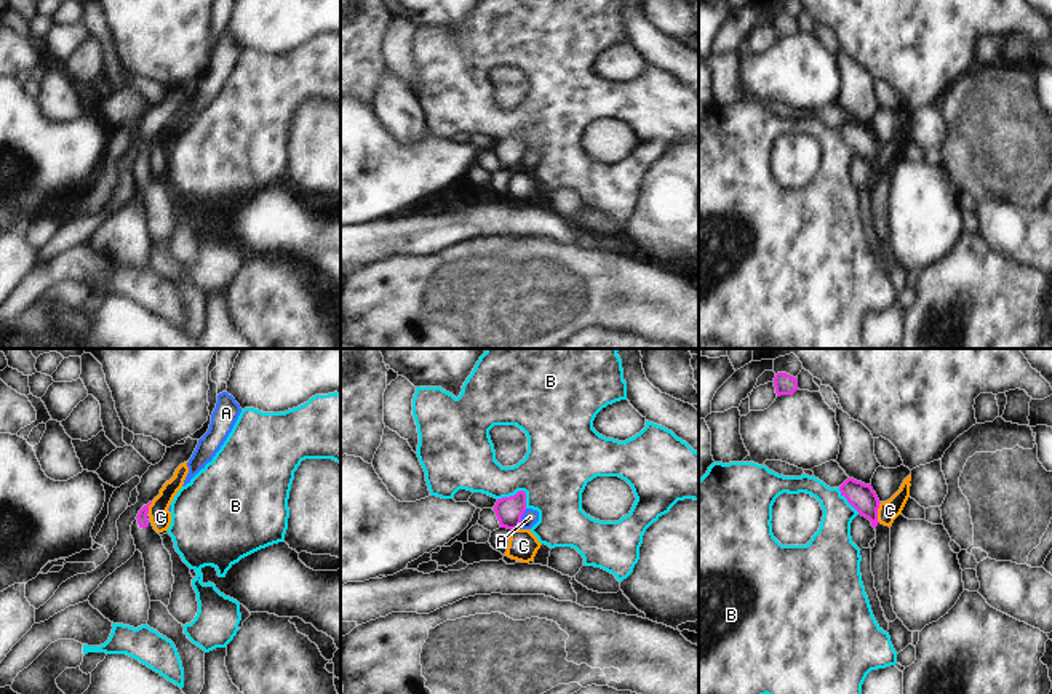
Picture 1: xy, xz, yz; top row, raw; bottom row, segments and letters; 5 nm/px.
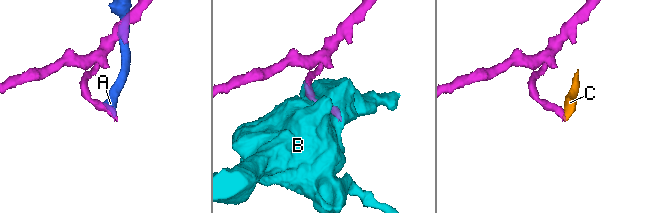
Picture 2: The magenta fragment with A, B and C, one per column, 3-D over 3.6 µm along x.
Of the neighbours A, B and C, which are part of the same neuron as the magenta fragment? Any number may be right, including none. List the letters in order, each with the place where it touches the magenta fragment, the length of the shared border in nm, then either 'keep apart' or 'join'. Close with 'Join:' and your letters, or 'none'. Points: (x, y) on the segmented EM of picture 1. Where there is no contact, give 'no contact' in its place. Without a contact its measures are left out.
A: xz (520, 518) | 110 nm | keep apart
B: xz (518, 491) | 160 nm | keep apart
C: yz (876, 512) | 110 nm | keep apart
Join: none

